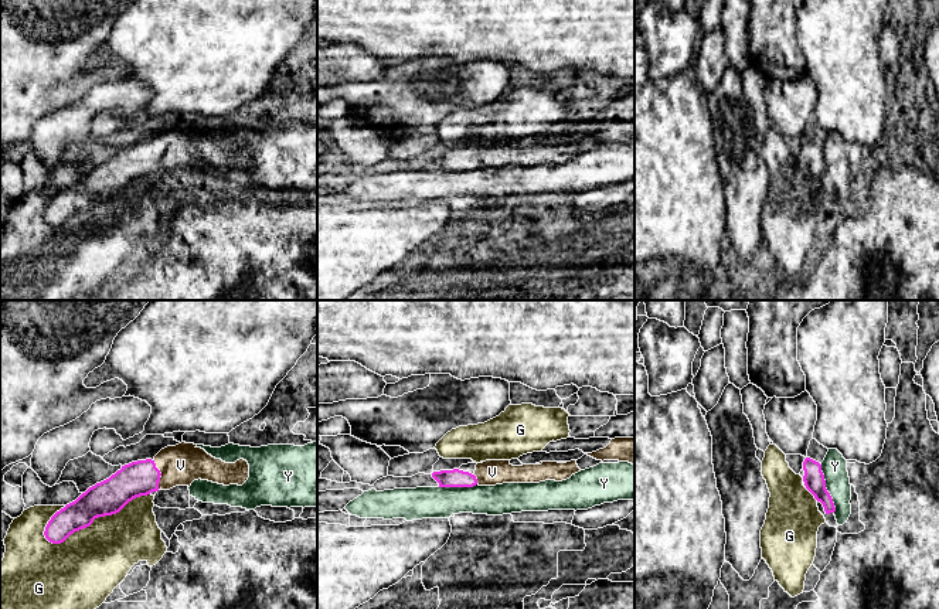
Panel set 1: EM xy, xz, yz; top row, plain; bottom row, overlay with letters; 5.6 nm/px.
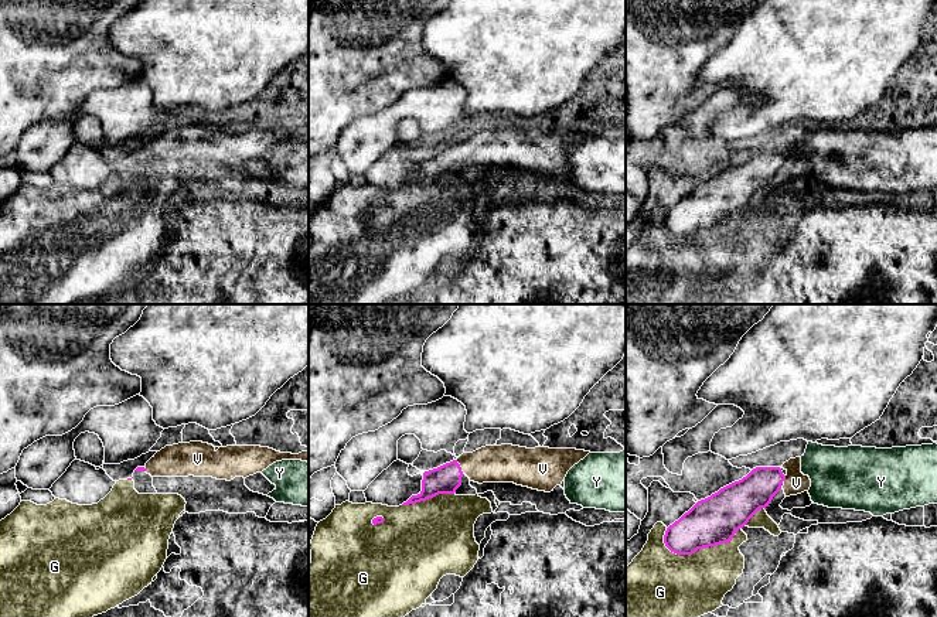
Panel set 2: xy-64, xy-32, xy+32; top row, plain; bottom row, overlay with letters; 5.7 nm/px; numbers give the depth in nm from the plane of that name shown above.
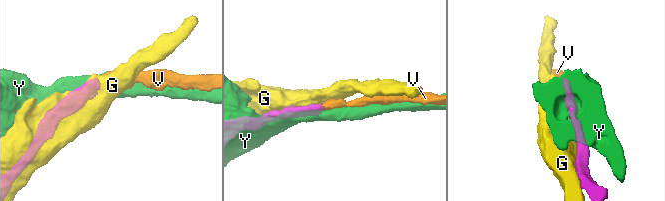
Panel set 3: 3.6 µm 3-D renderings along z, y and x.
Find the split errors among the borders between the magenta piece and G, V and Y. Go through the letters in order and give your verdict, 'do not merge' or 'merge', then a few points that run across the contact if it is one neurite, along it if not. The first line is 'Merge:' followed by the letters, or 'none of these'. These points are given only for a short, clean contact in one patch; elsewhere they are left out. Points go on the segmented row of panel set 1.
Merge: V
G: do not merge
V: merge | xy (140, 477), (156, 468), (180, 465)
Y: do not merge

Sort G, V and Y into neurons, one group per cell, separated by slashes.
G / V / Y

